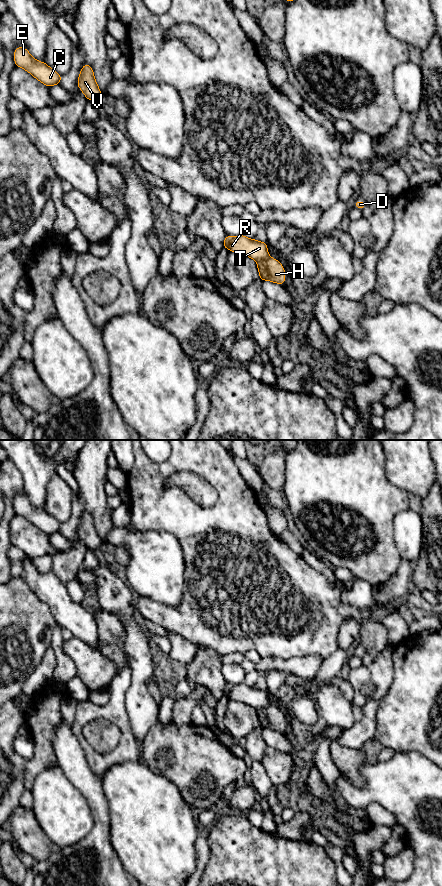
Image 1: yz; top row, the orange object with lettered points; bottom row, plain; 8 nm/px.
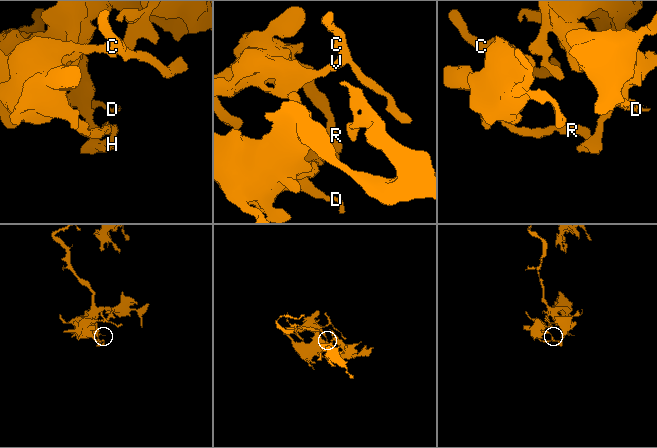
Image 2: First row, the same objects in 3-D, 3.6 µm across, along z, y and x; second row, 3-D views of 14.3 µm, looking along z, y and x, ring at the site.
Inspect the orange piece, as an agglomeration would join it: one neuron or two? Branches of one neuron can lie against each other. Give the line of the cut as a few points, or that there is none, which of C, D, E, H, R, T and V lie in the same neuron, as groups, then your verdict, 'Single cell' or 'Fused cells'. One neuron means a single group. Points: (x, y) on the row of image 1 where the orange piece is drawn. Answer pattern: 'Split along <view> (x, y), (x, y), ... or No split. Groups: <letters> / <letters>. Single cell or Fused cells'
Split along yz (268, 256), (256, 261). Groups: C E R T V / D H. Fused cells

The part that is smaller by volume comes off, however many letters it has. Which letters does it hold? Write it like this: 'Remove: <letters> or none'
Remove: C, E, R, T, V

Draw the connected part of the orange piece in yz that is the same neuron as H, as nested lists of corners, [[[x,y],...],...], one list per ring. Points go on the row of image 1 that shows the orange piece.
[[[267,257],[257,261],[259,278],[265,281],[271,281],[284,285],[286,276],[283,265],[275,258]]]

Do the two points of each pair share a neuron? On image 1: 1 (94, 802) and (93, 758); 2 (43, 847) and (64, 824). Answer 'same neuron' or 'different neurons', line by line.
1: different neurons
2: different neurons

